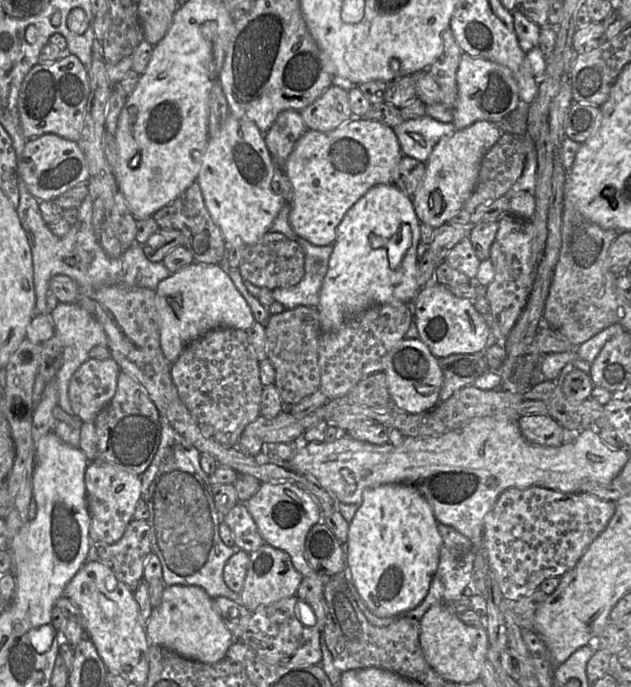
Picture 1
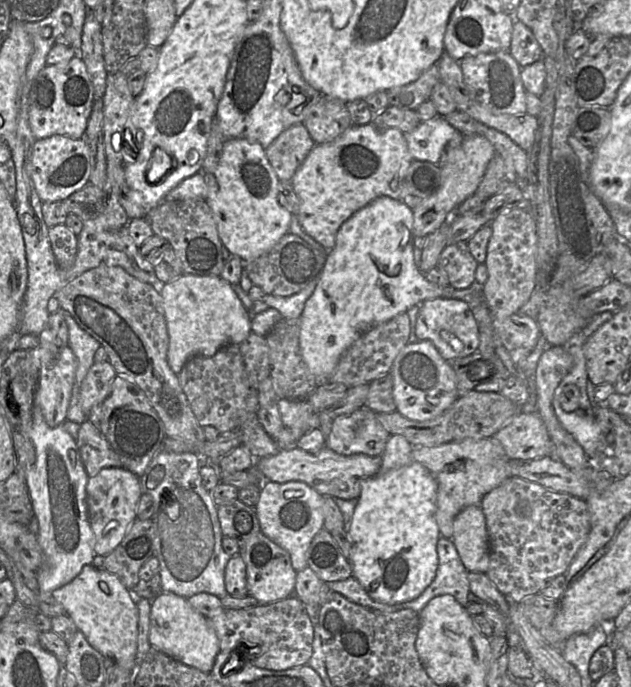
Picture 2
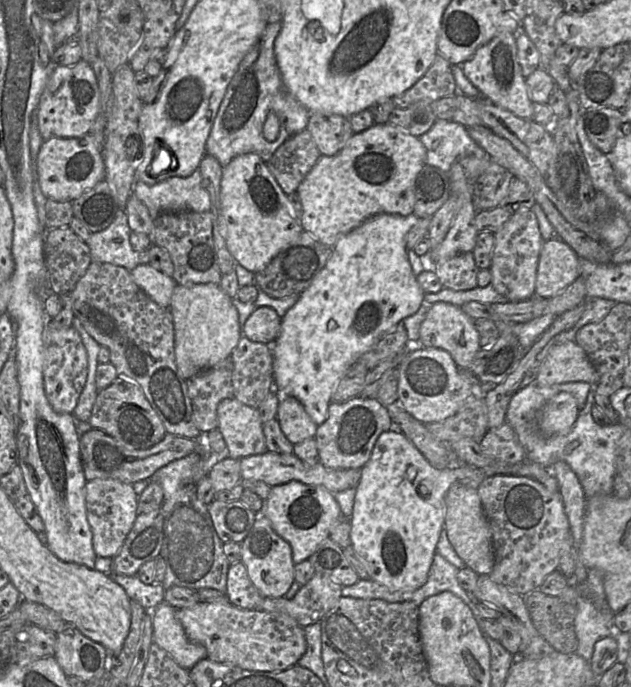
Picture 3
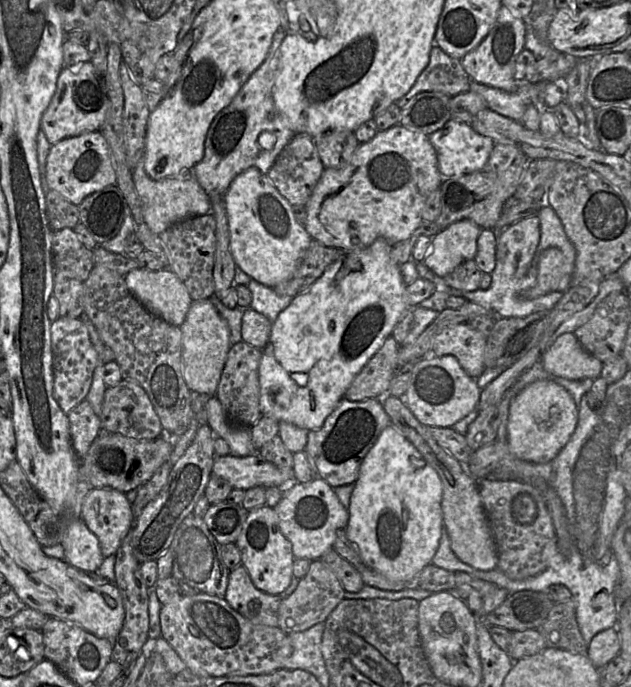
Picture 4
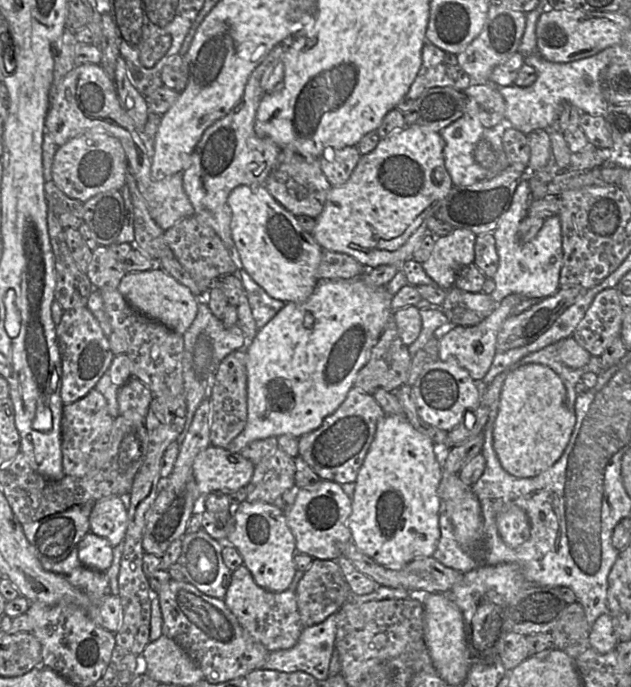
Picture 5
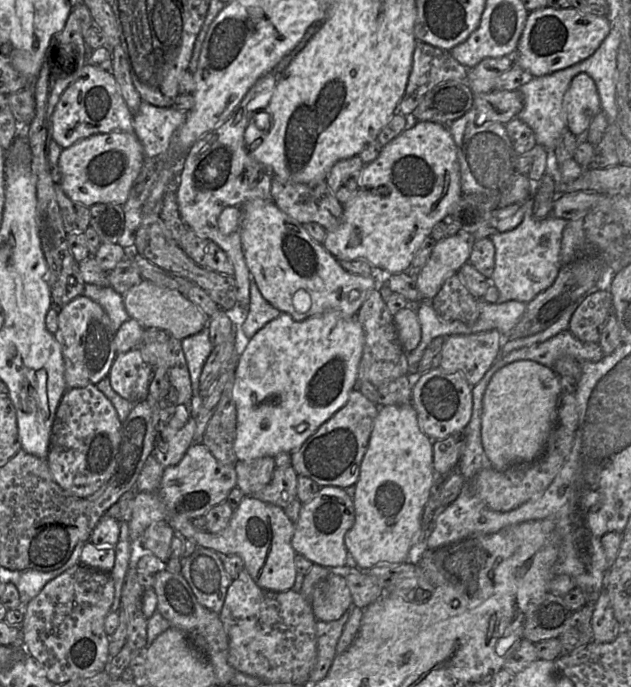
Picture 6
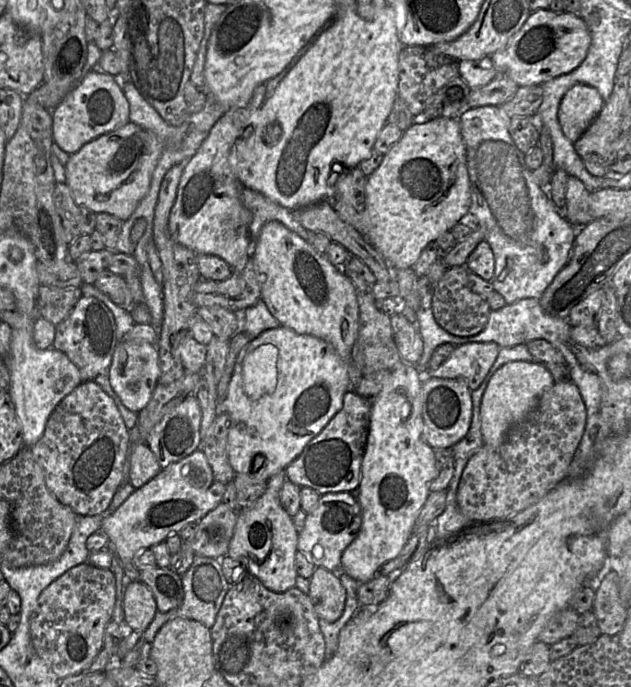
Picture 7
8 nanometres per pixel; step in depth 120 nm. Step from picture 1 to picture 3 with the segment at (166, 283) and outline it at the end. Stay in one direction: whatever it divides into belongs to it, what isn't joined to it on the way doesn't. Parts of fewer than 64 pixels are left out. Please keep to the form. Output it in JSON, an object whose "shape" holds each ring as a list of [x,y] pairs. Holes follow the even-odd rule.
{"shape":[[[177,284],[170,311],[174,323],[176,365],[185,380],[229,360],[243,335],[232,298],[218,284]]]}

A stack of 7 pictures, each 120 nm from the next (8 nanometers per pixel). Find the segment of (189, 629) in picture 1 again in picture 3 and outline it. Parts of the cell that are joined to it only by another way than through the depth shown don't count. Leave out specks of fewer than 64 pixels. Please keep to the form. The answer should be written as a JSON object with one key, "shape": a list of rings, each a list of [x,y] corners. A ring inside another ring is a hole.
{"shape":[[[162,602],[152,610],[153,642],[180,666],[190,670],[207,656],[204,646],[188,639],[177,617],[177,609]]]}

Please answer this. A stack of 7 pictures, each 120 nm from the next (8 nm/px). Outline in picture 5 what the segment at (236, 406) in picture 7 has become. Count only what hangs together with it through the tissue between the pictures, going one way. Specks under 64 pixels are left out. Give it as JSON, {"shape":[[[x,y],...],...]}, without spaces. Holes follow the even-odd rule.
{"shape":[[[358,276],[349,279],[319,280],[314,292],[306,301],[302,303],[287,302],[265,326],[258,330],[245,349],[247,355],[247,422],[244,430],[232,440],[227,450],[231,453],[240,453],[248,444],[256,440],[269,437],[278,438],[282,435],[290,435],[299,439],[318,429],[324,419],[334,413],[344,402],[348,392],[354,386],[358,372],[368,361],[372,348],[377,343],[386,323],[392,318],[394,312],[391,309],[392,296],[385,286],[369,286]]]}

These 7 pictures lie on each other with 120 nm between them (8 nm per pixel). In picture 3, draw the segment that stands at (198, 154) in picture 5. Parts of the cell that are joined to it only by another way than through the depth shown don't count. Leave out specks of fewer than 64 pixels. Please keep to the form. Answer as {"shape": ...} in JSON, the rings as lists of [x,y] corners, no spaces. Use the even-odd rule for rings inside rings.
{"shape":[[[282,22],[266,24],[260,41],[243,59],[226,90],[206,144],[206,153],[215,157],[222,167],[235,157],[247,153],[257,154],[266,163],[278,147],[292,136],[304,131],[308,126],[311,112],[286,90],[276,63],[275,41],[281,29]],[[270,113],[274,113],[279,119],[279,134],[273,141],[267,141],[263,136],[264,124]]]}

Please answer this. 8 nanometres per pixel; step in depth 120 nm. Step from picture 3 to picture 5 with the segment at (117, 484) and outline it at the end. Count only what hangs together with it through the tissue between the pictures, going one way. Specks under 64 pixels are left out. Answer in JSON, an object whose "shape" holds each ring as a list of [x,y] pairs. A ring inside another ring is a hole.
{"shape":[[[120,496],[100,499],[89,516],[90,532],[107,539],[112,547],[122,542],[128,525],[128,510]]]}

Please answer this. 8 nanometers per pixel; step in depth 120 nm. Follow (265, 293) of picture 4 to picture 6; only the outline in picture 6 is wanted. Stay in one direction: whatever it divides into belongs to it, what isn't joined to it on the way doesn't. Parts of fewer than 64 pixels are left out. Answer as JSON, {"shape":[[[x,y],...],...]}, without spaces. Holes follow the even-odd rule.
{"shape":[[[250,273],[249,279],[250,303],[249,312],[241,328],[250,339],[252,336],[264,327],[268,322],[276,319],[281,311],[273,307],[261,294],[253,277]]]}

